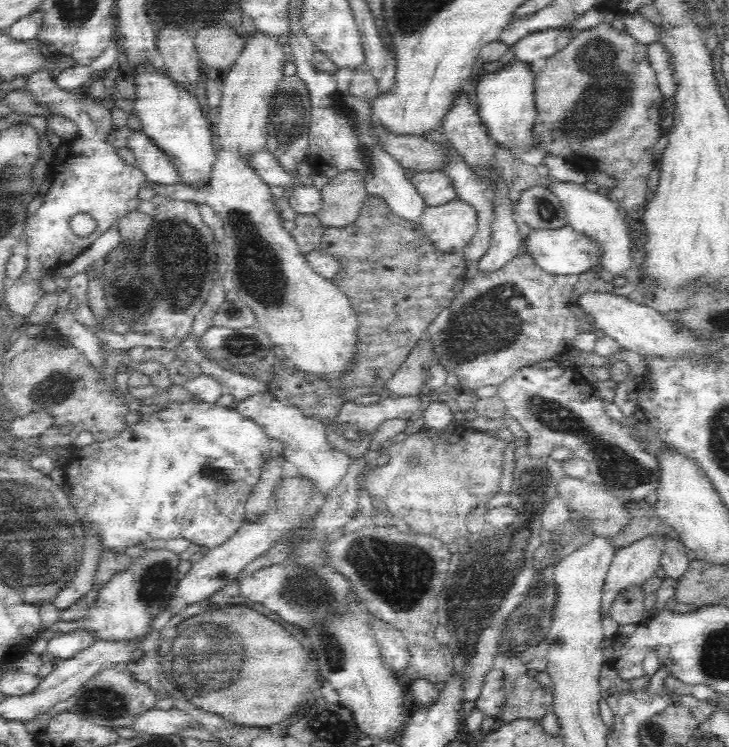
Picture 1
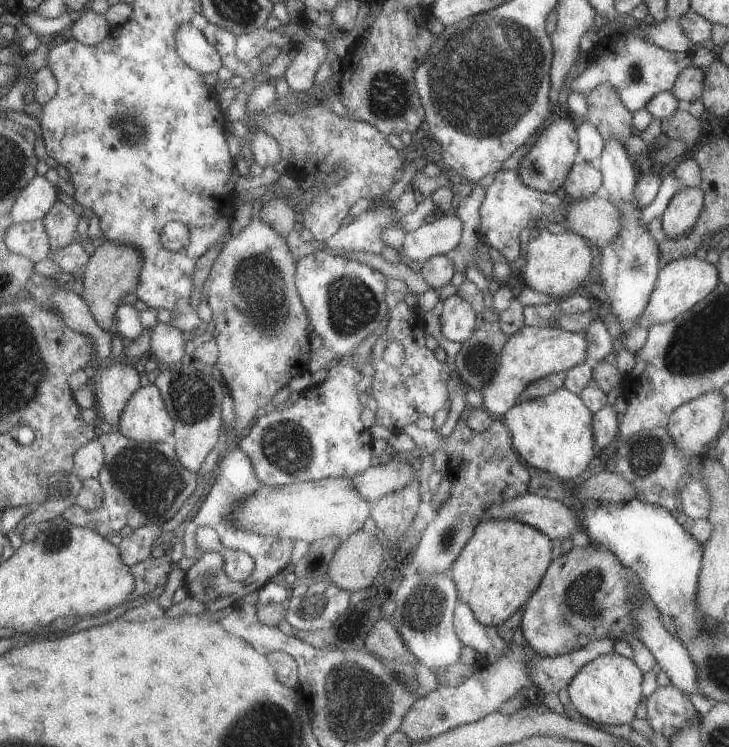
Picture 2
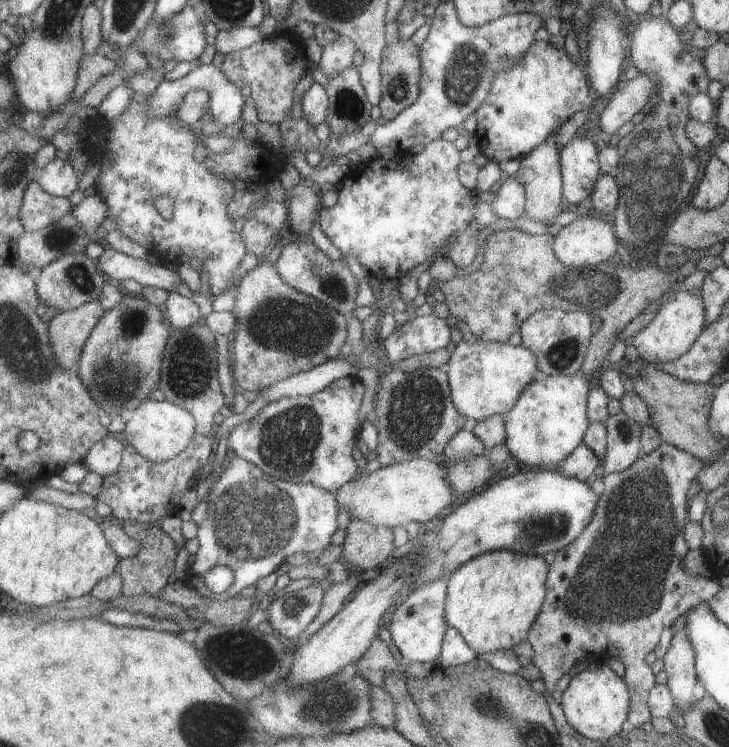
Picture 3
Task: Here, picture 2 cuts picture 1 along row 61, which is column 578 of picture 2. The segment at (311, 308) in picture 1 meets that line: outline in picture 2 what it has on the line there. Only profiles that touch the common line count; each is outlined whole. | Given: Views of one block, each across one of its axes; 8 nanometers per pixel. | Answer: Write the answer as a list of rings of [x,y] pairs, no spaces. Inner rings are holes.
[[[541,228],[529,242],[525,242],[521,256],[521,278],[525,288],[551,296],[555,302],[571,294],[575,288],[581,288],[589,280],[589,272],[595,266],[595,250],[573,232],[549,234]]]

